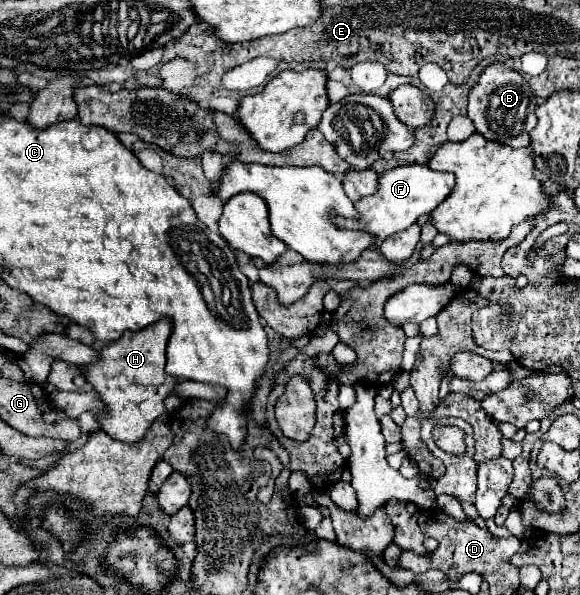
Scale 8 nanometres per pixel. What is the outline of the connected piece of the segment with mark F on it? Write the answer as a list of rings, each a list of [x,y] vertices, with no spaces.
[[[398,165],[380,175],[380,189],[372,197],[362,197],[360,201],[356,201],[358,217],[346,219],[340,217],[338,213],[330,213],[330,221],[342,229],[356,229],[370,233],[376,239],[370,249],[378,249],[378,245],[386,237],[408,229],[412,223],[416,223],[420,215],[434,211],[450,195],[452,187],[454,187],[452,173],[432,171],[426,165]]]

